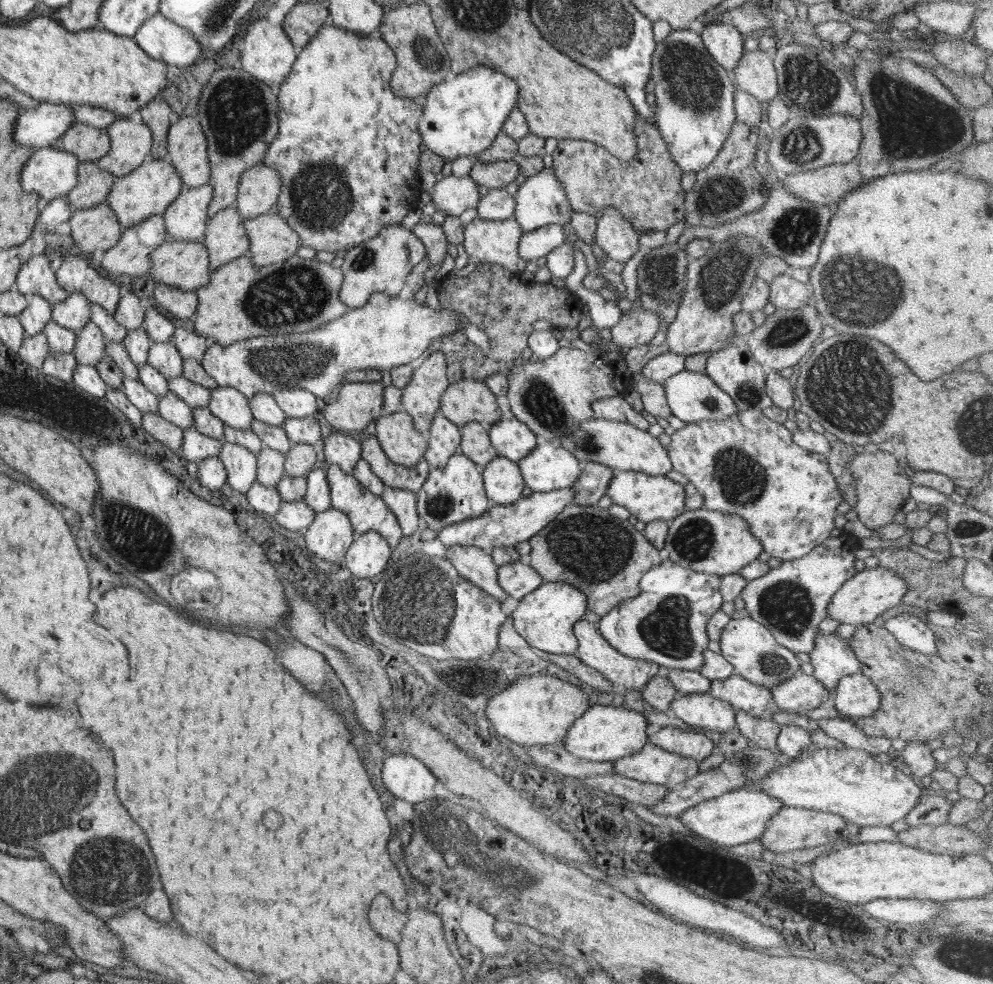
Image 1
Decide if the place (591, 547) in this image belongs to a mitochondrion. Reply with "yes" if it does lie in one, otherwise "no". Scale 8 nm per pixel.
yes

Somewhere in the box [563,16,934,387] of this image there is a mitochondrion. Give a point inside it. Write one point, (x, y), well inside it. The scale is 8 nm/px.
(857, 272)

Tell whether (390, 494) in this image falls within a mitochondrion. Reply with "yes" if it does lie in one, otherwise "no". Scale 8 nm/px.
no

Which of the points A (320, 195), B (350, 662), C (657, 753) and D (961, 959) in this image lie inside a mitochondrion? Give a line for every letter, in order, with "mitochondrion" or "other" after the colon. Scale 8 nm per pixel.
A: mitochondrion
B: mitochondrion
C: other
D: mitochondrion

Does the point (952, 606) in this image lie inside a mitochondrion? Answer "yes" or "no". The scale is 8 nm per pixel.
no

